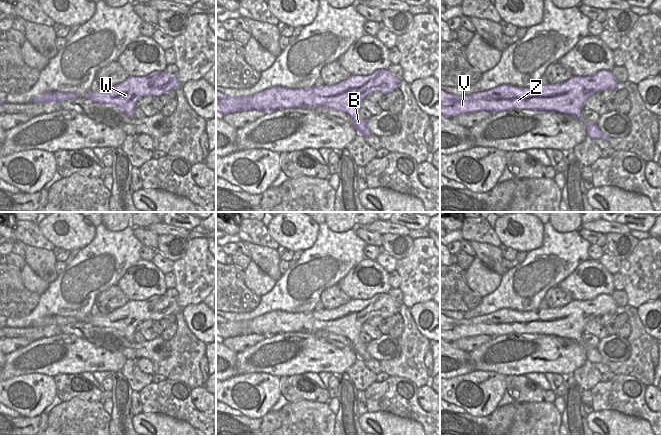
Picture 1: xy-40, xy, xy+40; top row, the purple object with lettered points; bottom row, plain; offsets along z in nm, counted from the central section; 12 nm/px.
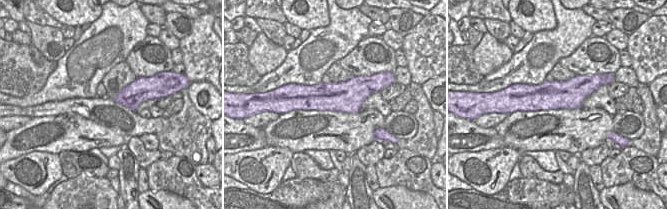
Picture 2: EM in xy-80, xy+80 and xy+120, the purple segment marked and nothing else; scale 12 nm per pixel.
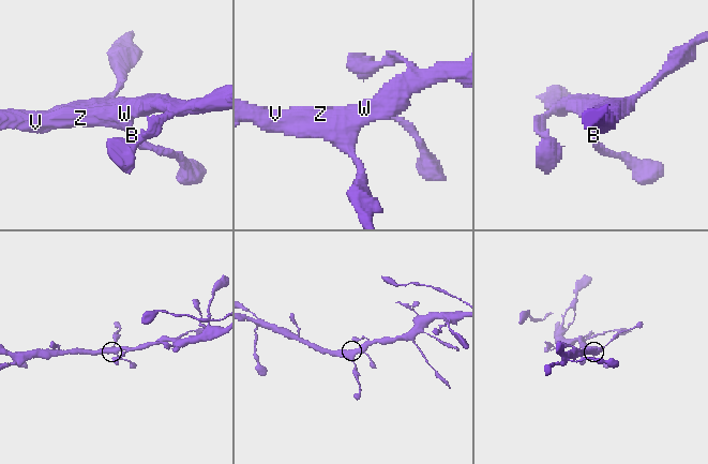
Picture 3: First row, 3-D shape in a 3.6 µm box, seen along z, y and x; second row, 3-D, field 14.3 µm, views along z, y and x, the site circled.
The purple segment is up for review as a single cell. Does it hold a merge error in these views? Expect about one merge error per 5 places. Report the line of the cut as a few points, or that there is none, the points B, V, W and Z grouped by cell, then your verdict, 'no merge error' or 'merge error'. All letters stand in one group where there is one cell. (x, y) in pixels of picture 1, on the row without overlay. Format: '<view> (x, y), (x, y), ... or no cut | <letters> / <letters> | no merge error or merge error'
no cut | B V W Z | no merge error

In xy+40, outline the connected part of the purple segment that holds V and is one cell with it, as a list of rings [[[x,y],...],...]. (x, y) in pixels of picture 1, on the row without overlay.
[[[599,295],[593,300],[572,300],[561,308],[528,312],[500,309],[485,316],[462,320],[440,315],[440,338],[451,342],[478,335],[493,338],[510,333],[530,333],[563,337],[582,344],[584,327],[590,320],[619,311],[611,295]]]

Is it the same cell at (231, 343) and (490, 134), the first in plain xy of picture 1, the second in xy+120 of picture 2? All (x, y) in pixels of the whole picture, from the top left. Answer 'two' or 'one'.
two

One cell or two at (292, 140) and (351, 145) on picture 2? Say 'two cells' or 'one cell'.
one cell

